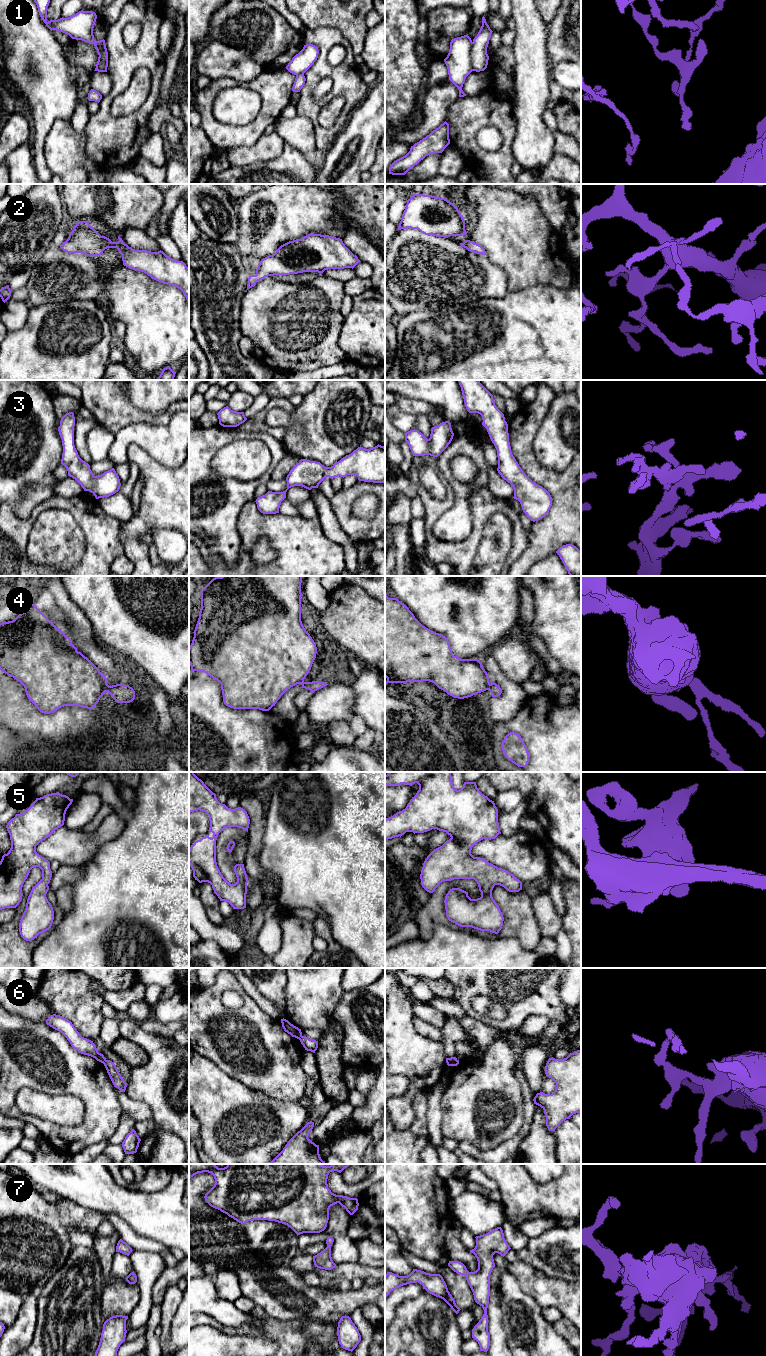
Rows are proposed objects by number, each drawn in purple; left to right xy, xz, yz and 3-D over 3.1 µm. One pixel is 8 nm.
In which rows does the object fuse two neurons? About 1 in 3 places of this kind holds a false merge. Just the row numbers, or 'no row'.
1, 4, 6

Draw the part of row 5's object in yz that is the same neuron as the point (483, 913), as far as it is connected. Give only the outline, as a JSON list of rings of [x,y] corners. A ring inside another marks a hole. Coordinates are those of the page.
[[[389,772],[385,775],[385,786],[412,786],[415,783],[419,785],[419,790],[406,808],[385,819],[385,839],[401,837],[406,832],[424,833],[432,829],[446,832],[451,838],[434,849],[423,863],[420,874],[422,887],[433,893],[444,881],[474,879],[481,897],[471,899],[468,892],[460,888],[450,889],[444,900],[446,916],[449,921],[460,927],[472,927],[482,932],[498,934],[502,929],[504,917],[492,897],[492,890],[495,885],[500,885],[509,892],[519,892],[522,890],[522,882],[507,870],[471,854],[476,843],[483,839],[495,839],[501,834],[498,809],[494,801],[479,791],[476,782],[464,782],[460,790],[455,789],[451,772]]]

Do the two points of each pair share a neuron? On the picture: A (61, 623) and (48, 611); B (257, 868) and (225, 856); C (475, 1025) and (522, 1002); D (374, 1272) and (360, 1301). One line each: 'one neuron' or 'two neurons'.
A: one neuron
B: two neurons
C: two neurons
D: two neurons

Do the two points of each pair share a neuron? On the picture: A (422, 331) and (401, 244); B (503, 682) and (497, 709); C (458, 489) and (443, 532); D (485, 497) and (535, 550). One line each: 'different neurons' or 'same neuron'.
A: different neurons
B: same neuron
C: same neuron
D: different neurons

